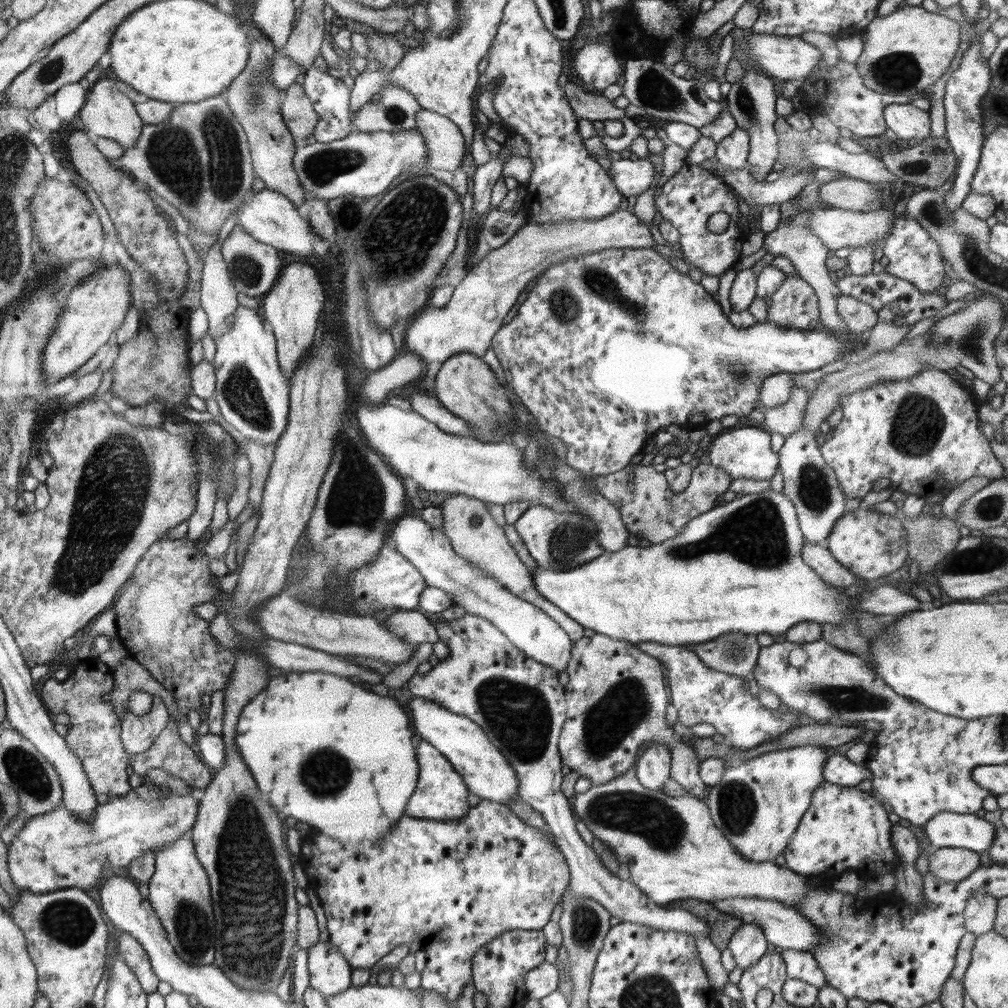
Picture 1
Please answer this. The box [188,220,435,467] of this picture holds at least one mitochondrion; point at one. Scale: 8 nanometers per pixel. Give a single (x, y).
(242, 393)

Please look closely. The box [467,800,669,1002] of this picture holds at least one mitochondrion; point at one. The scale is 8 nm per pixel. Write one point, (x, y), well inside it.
(585, 923)

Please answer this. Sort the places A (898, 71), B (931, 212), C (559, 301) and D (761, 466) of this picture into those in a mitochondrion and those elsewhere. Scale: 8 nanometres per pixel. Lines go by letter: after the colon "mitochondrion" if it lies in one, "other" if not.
A: mitochondrion
B: mitochondrion
C: mitochondrion
D: other

